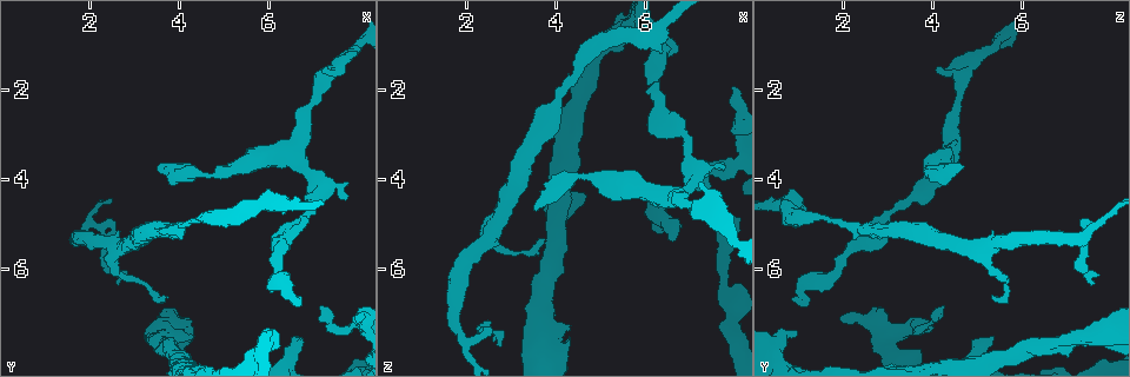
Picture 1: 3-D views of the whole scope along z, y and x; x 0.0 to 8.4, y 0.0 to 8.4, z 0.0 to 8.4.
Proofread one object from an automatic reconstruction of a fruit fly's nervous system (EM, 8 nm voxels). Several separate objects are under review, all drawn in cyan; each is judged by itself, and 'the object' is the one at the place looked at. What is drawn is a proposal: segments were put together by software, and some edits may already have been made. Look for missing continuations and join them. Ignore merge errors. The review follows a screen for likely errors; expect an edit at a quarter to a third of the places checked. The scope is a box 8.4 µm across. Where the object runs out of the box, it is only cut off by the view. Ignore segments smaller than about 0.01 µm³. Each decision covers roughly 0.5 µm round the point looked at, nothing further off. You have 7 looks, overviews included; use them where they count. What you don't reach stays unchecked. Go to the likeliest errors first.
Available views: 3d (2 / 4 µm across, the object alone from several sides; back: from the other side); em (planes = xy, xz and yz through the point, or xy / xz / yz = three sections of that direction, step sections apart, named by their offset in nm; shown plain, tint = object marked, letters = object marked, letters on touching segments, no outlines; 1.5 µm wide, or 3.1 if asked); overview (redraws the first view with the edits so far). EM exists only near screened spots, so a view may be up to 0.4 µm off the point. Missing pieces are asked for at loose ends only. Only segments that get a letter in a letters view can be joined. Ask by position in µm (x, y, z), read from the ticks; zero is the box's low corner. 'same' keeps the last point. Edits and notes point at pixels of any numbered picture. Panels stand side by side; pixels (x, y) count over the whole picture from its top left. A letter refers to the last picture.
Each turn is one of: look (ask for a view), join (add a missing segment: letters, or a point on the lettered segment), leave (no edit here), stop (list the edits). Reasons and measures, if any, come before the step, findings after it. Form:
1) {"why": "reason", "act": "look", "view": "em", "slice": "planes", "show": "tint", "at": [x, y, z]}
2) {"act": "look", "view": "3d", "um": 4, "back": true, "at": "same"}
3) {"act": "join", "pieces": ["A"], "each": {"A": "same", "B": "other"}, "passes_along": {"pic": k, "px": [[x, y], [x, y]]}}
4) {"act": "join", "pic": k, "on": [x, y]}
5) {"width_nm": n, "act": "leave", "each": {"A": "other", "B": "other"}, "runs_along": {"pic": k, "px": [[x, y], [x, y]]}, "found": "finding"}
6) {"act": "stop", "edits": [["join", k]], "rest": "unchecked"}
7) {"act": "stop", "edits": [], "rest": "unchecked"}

{"act": "look", "view": "em", "slice": "planes", "show": "letters", "at": [7.20, 6.90, 4.20]}

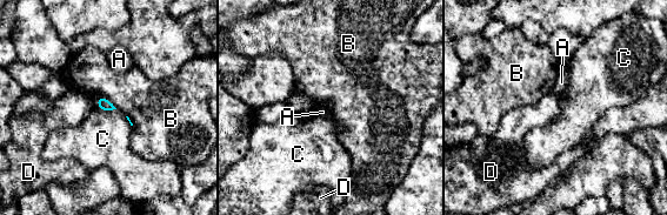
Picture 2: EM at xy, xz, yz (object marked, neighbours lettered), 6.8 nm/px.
{"act": "leave", "each": {"A": "other", "B": "other", "C": "other", "D": "other"}, "found": "no lettered segment goes on from it"}

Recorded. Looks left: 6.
{"why": "an open end", "act": "look", "view": "3d", "um": 2, "at": [7.95, 7.10, 1.95]}

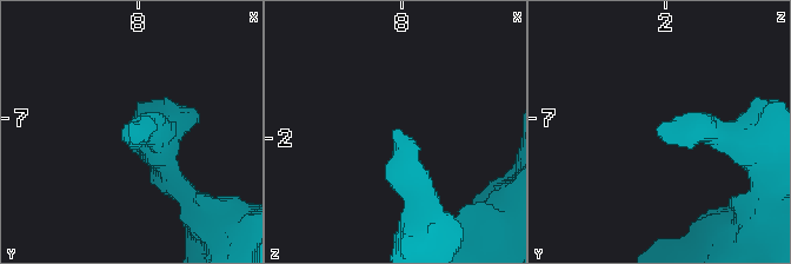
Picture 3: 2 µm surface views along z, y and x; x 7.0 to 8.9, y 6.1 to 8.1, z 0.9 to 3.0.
{"act": "look", "view": "em", "slice": "xz", "step": 4, "show": "letters", "at": [7.96, 7.14, 1.96]}

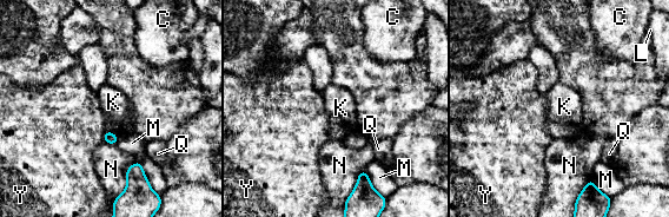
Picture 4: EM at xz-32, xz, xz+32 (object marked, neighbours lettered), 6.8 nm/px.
{"act": "look", "view": "em", "slice": "planes", "show": "letters", "at": "same"}

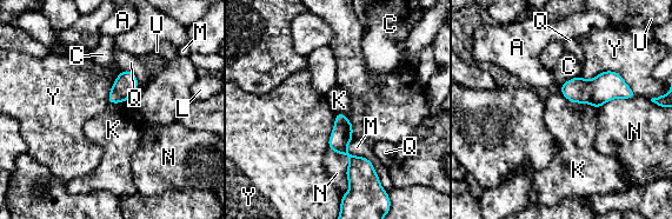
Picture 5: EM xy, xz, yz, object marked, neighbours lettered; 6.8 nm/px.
{"act": "leave", "each": {"A": "other", "C": "other", "K": "other", "L": "other", "M": "other", "N": "other", "Q": "other", "U": "other", "Y": "other"}, "runs_along": {"pic": 5, "px": [[338, 117], [341, 148], [359, 176]]}, "found": "none of them fits"}

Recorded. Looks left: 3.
{"why": "thick end", "act": "look", "view": "3d", "um": 2, "back": true, "at": [4.25, 7.45, 7.30]}

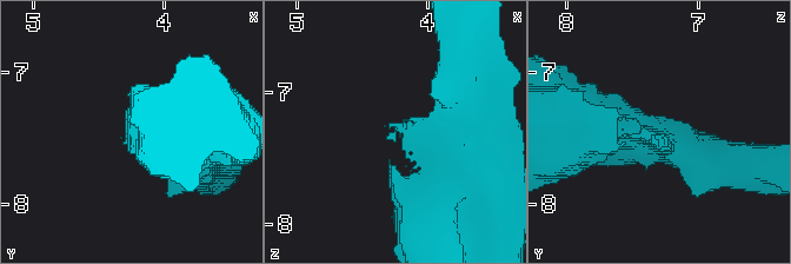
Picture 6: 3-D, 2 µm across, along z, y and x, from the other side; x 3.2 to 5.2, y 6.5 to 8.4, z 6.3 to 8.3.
{"act": "look", "view": "em", "slice": "planes", "show": "letters", "at": [4.30, 7.50, 7.28]}

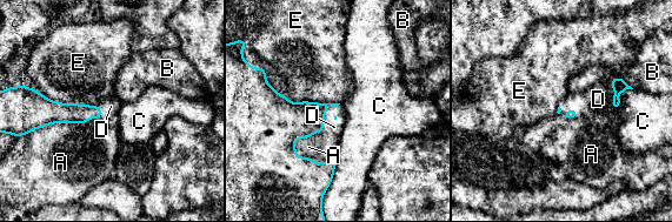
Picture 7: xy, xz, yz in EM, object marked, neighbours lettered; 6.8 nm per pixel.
{"act": "join", "pieces": ["D"], "each": {"A": "other", "B": "other", "C": "other", "D": "same", "E": "other"}, "passes_along": {"pic": 7, "px": [[290, 121], [325, 114], [332, 128]]}, "found": "the neuron continues"}

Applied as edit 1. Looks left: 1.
{"act": "stop", "edits": [["join", 7]], "rest": "unchecked"}

